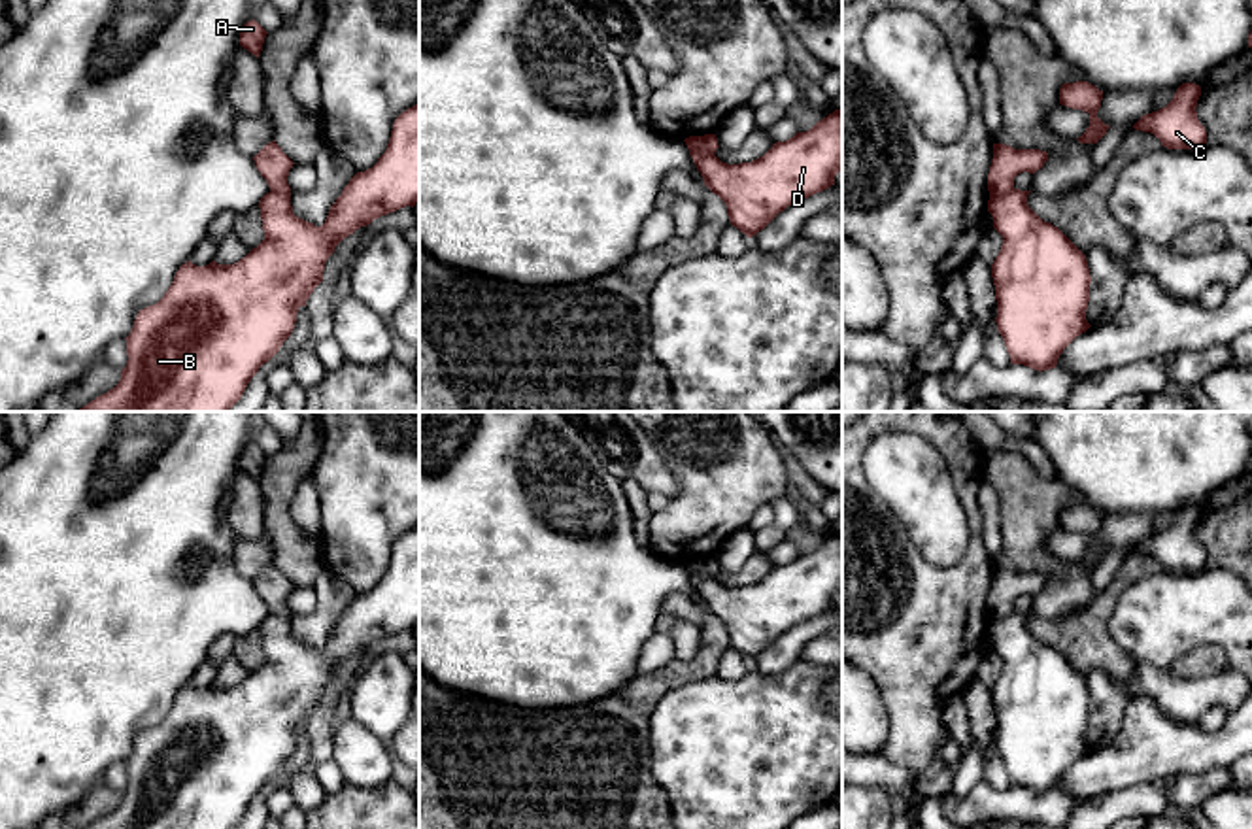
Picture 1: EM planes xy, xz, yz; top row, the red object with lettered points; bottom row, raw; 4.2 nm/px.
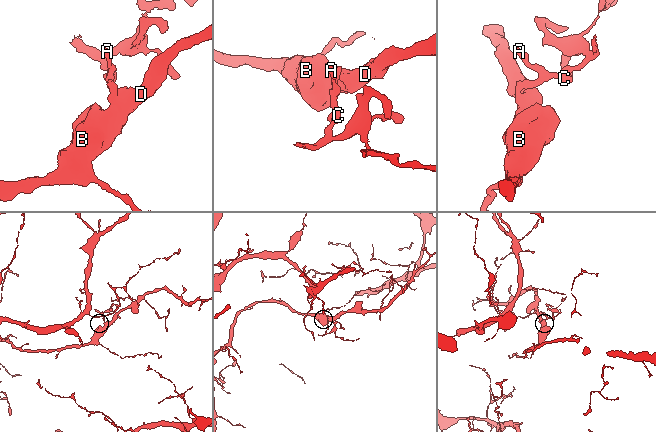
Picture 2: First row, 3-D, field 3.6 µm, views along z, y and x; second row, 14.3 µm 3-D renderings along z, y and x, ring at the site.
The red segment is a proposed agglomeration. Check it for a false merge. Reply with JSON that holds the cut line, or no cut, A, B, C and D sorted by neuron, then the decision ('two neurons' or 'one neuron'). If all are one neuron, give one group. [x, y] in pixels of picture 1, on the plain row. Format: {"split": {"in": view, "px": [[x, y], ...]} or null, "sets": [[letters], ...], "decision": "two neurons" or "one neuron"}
{"split": {"in": "xz", "px": [[697, 559], [697, 569], [712, 578]]}, "sets": [["A", "C"], ["B", "D"]], "decision": "two neurons"}

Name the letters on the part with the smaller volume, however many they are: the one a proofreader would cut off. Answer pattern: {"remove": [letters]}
{"remove": ["A", "C"]}

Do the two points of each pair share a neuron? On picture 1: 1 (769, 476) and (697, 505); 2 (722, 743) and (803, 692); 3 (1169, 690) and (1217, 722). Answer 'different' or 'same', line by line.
1: same
2: same
3: different

